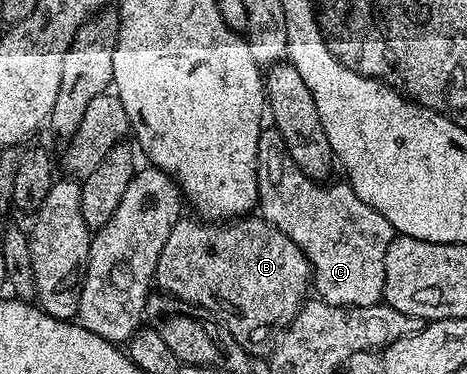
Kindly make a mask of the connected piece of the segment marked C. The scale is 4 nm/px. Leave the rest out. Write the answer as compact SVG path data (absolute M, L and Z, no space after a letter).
M263 128L258 140L257 203L262 220L284 231L304 251L312 270L313 292L321 300L330 305L377 305L383 300L384 259L396 236L394 228L380 211L361 201L349 183L330 184L321 185L304 175L288 155L278 130Z

